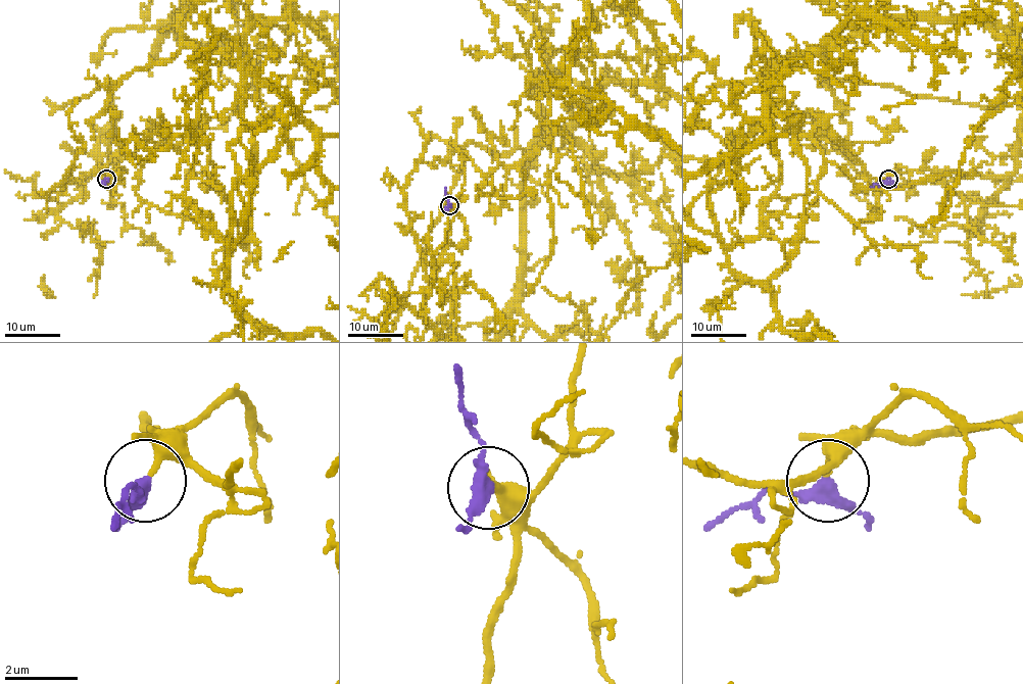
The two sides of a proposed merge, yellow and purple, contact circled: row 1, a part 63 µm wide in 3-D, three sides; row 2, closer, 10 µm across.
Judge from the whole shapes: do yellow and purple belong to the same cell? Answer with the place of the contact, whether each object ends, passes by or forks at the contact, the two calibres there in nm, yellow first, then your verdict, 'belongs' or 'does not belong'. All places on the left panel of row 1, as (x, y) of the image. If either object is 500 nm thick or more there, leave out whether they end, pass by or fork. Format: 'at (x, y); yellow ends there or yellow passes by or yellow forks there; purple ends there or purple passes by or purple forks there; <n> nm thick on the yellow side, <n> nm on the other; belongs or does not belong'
at (106, 179); yellow passes by; purple passes by; 220 nm thick on the yellow side, 340 nm on the other; belongs

